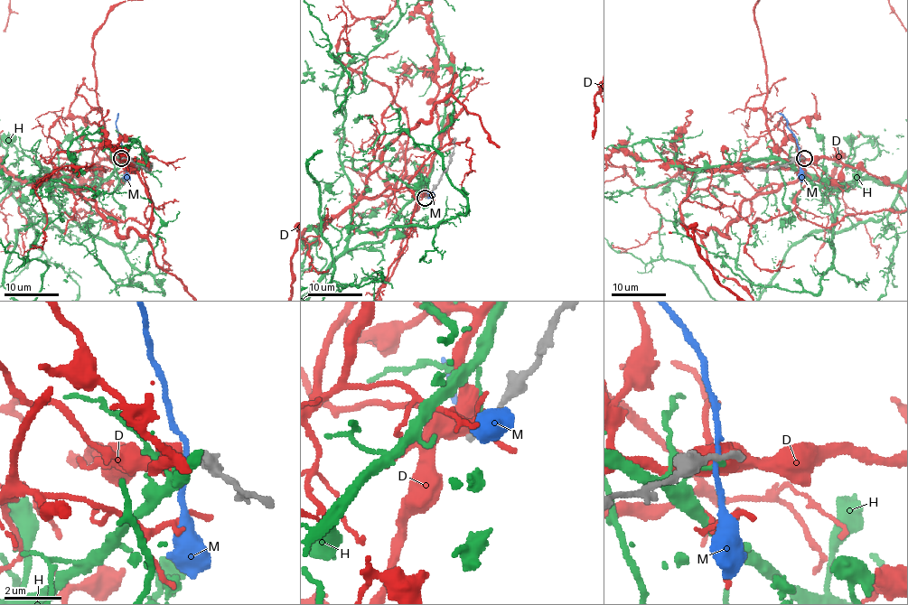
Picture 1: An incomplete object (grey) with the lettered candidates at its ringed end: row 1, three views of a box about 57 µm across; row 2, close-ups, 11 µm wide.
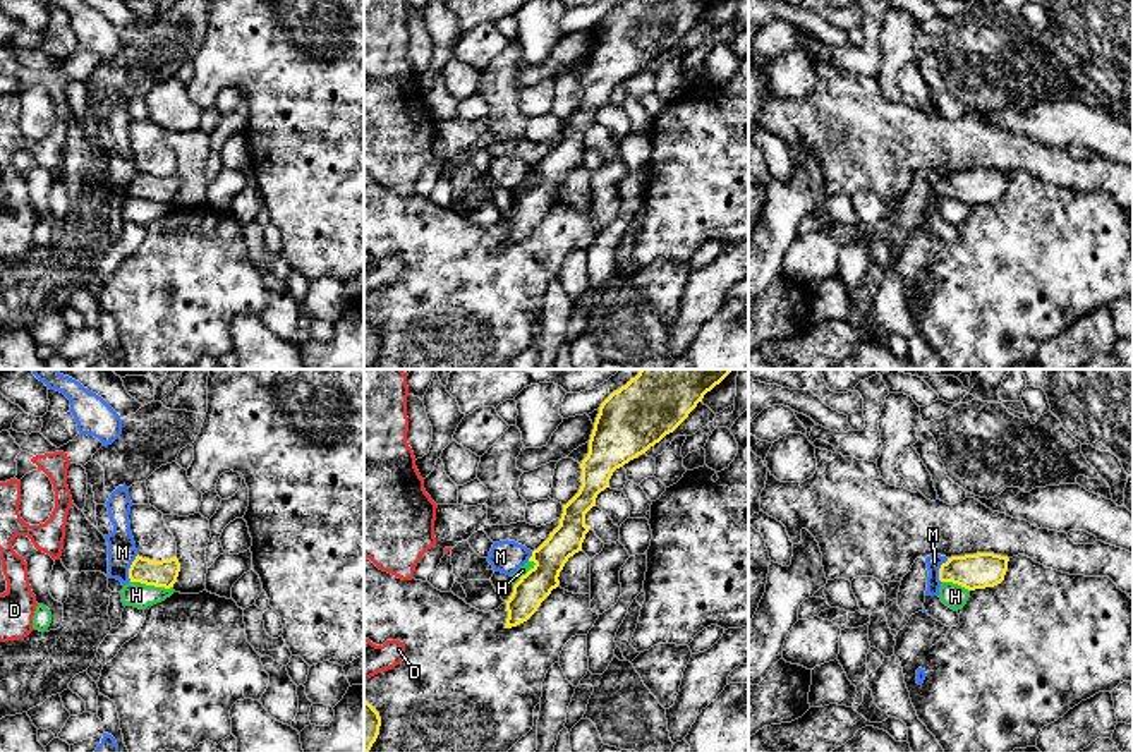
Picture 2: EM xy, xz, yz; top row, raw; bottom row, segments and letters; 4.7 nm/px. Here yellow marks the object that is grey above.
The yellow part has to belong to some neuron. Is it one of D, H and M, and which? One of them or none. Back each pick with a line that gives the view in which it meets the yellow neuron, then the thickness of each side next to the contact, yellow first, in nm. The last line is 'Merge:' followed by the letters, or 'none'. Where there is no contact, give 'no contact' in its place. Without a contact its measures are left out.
Merge: none

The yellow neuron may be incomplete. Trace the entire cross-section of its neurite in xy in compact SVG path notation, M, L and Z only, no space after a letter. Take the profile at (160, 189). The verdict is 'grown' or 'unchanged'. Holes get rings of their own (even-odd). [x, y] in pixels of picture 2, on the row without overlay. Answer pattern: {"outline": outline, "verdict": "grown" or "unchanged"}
{"outline": "M137 170L129 184L129 194L130 197L170 204L177 197L179 187L177 172L156 177Z", "verdict": "unchanged"}

